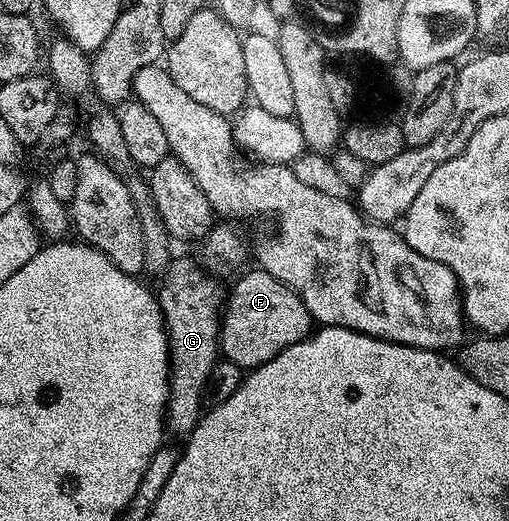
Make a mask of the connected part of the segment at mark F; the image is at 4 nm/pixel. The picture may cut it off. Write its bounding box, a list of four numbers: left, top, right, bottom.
[219,270,313,370]

